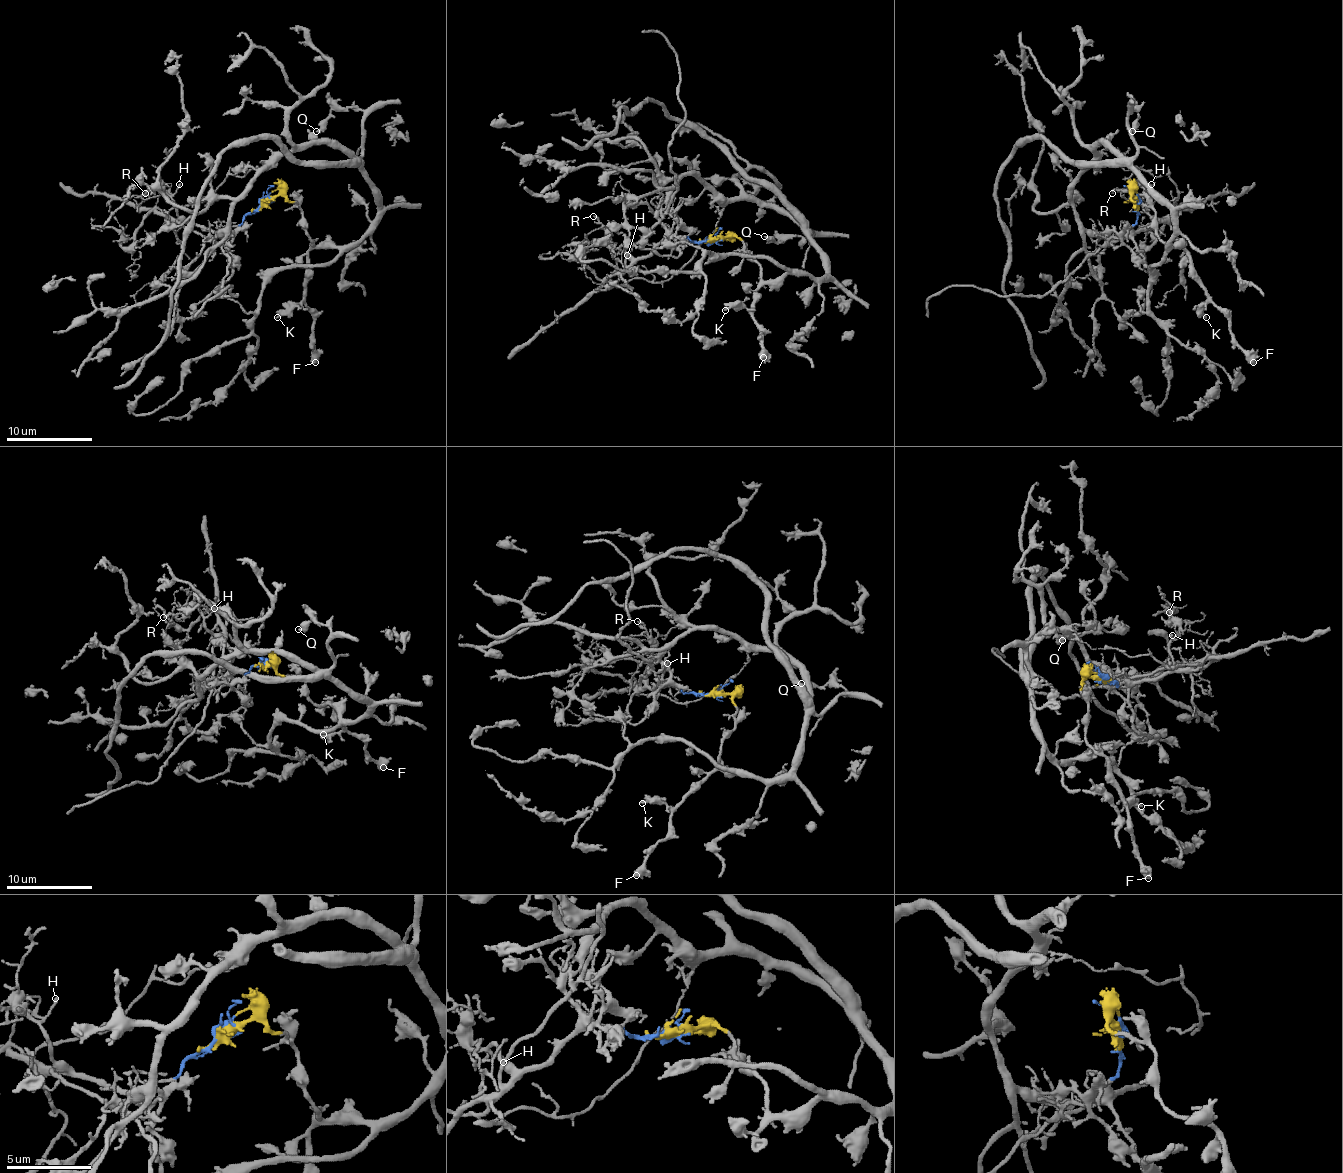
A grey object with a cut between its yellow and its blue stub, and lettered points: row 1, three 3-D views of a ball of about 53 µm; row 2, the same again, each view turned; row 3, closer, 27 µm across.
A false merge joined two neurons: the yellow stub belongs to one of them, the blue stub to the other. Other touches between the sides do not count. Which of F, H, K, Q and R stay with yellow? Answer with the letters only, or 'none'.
F, K, Q

